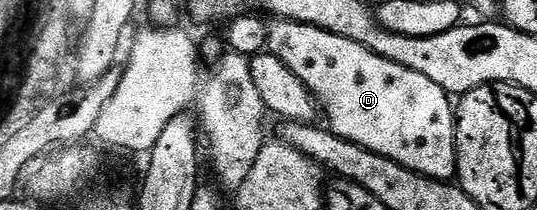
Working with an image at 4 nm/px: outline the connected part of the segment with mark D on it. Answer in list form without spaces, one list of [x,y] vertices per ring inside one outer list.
[[[272,19],[268,23],[267,50],[274,57],[278,57],[282,61],[282,65],[286,65],[286,69],[290,69],[290,73],[294,73],[294,77],[298,77],[298,81],[306,87],[313,99],[316,100],[322,115],[328,118],[326,120],[327,126],[338,137],[354,141],[382,157],[390,157],[390,161],[398,161],[398,165],[402,165],[411,171],[416,171],[419,175],[425,175],[427,179],[438,179],[441,181],[456,179],[456,112],[453,100],[448,92],[442,89],[442,85],[434,85],[434,81],[430,81],[430,77],[422,77],[422,73],[414,73],[414,69],[406,69],[406,65],[398,65],[394,61],[386,61],[386,57],[378,57],[378,53],[374,53],[346,37],[338,37],[334,33],[323,31],[314,25],[306,25],[298,21]]]

